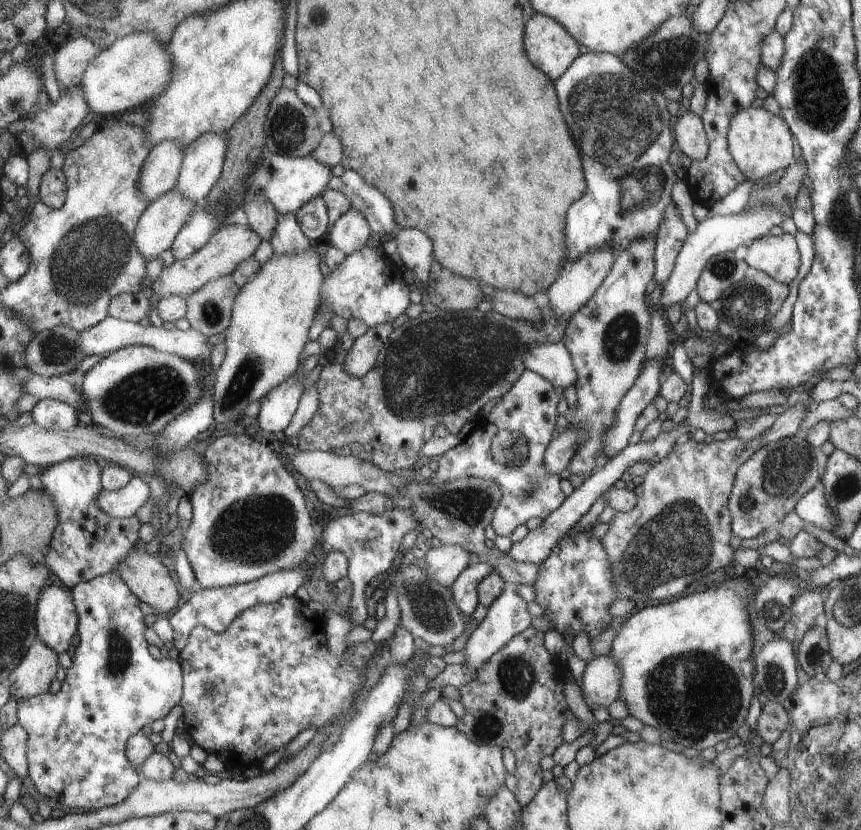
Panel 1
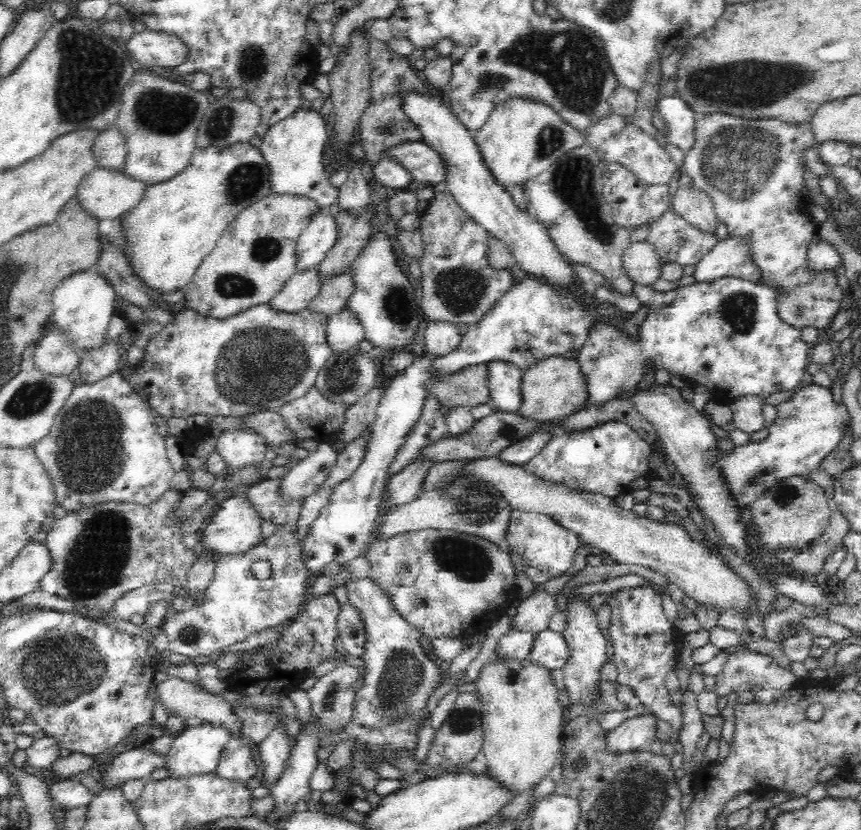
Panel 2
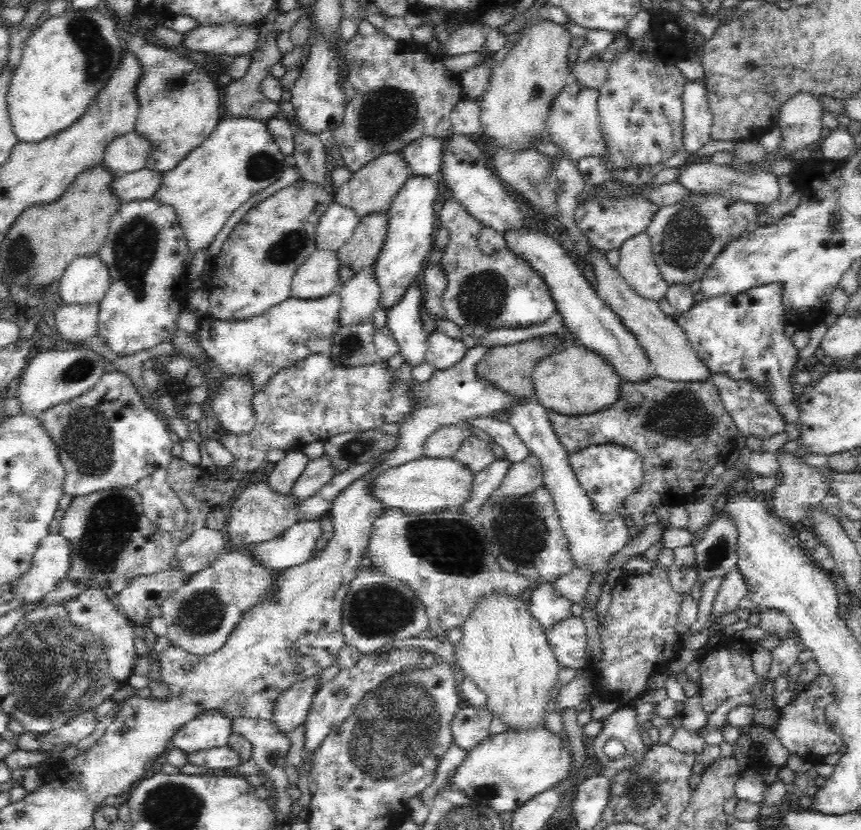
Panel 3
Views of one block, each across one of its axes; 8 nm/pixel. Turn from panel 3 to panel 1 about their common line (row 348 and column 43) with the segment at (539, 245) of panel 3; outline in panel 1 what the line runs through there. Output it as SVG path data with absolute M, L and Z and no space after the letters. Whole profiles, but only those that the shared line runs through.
M50 582L41 594L38 610L40 638L59 653L68 652L81 623L73 589Z

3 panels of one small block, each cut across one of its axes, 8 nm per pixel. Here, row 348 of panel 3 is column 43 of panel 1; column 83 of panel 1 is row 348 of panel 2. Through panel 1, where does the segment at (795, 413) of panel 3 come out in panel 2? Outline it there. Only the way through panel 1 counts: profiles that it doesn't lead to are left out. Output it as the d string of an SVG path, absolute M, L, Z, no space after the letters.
M720 278L716 282L695 282L676 291L676 302L672 306L656 312L645 311L642 322L638 324L640 337L637 341L626 333L619 336L611 328L603 326L589 330L577 362L591 380L590 404L626 396L640 382L645 363L652 364L652 369L660 366L670 373L681 375L690 383L703 385L717 400L727 403L743 397L756 397L763 401L778 392L792 392L800 386L810 363L811 345L800 337L801 329L780 317L778 298L767 286L737 278Z

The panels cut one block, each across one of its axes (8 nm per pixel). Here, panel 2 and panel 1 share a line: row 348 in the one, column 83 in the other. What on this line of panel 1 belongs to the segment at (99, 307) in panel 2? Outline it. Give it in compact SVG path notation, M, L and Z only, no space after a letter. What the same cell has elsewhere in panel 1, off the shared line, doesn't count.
M139 32L128 36L128 38L118 36L110 47L94 59L86 71L82 87L84 87L88 102L94 112L120 117L125 114L124 112L134 110L148 100L156 100L168 88L172 69L170 53L152 33Z

